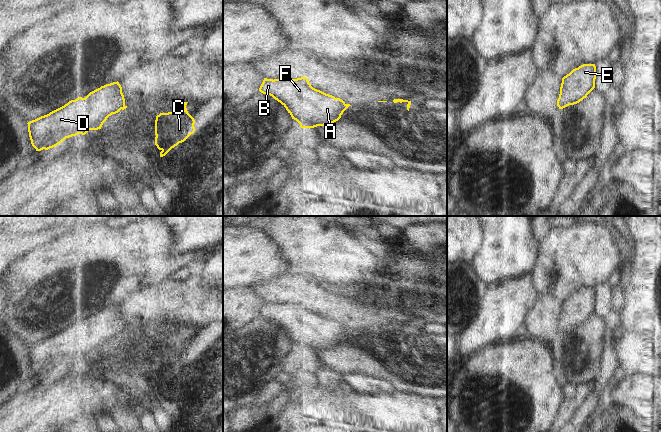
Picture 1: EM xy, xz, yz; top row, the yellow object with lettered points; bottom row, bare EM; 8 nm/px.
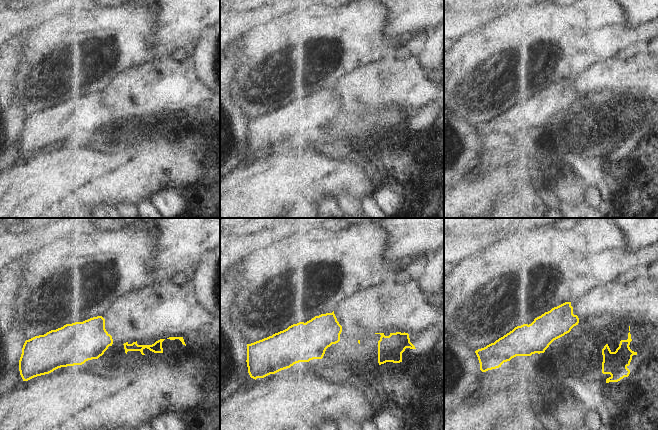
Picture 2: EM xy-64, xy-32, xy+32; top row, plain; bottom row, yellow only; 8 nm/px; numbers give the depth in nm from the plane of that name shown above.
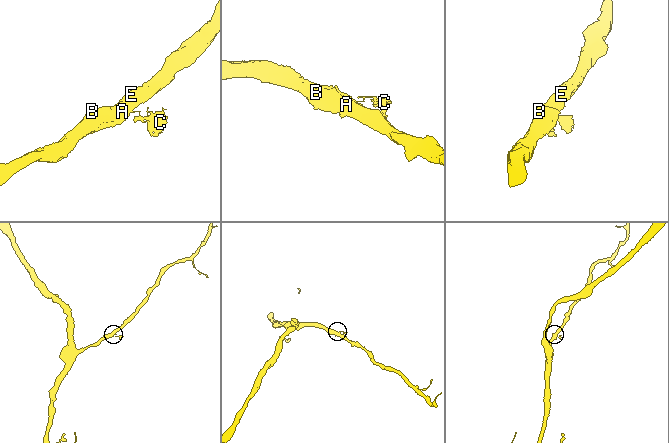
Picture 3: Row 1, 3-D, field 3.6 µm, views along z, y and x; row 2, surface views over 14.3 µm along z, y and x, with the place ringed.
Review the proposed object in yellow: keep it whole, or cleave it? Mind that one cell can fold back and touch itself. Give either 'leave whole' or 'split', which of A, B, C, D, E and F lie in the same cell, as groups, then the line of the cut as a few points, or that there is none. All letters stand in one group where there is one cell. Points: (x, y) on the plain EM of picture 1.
split | A B D E F / C | xy (124, 328), (121, 332)

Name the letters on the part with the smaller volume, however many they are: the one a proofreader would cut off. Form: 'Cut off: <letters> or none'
Cut off: C

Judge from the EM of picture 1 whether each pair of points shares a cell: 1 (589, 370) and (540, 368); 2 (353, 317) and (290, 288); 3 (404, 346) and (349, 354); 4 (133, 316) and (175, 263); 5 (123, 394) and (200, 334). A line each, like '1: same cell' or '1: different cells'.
1: different cells
2: same cell
3: same cell
4: different cells
5: different cells

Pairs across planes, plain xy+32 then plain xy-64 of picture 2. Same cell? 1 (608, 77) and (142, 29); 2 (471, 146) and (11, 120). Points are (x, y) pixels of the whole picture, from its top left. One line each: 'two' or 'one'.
1: two
2: one

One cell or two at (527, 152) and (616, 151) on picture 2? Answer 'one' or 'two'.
one

